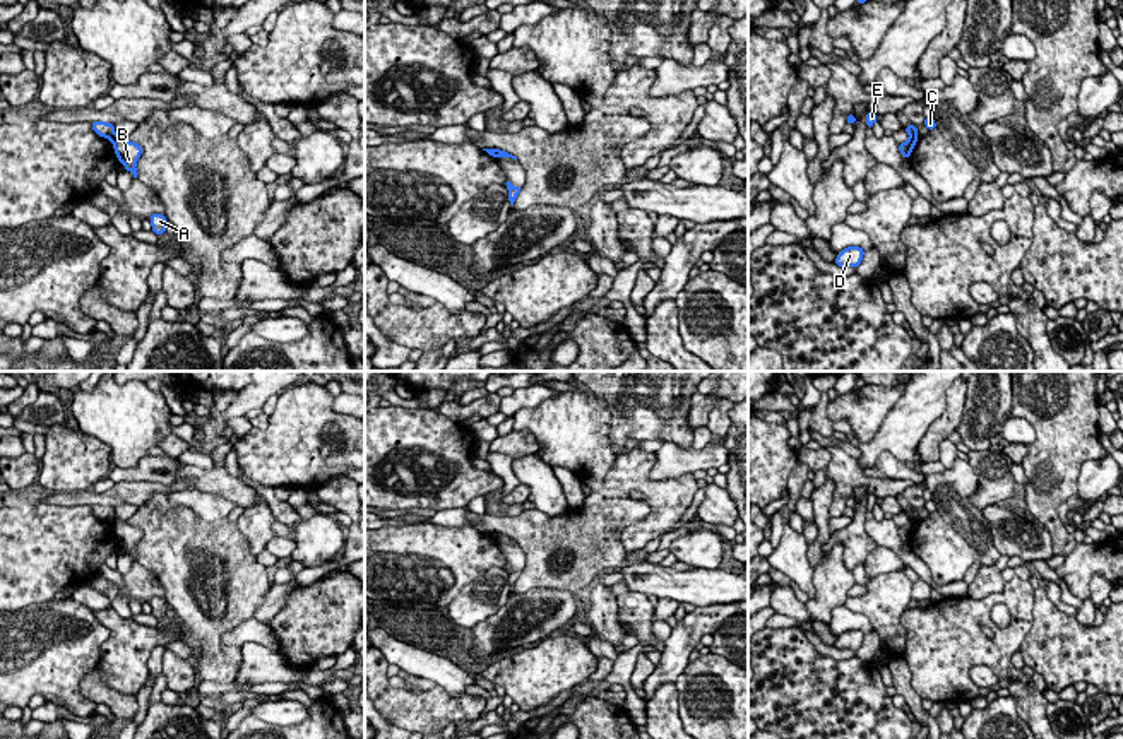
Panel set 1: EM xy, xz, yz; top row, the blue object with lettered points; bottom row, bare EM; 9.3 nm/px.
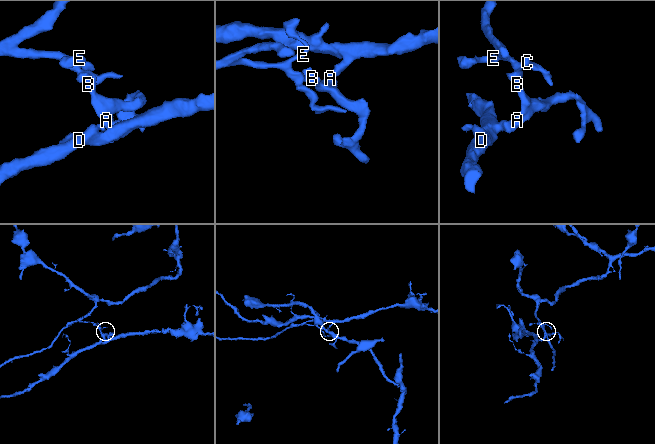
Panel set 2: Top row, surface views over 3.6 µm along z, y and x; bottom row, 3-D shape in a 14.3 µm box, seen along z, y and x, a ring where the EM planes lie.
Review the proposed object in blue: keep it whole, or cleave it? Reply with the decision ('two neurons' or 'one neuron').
two neurons

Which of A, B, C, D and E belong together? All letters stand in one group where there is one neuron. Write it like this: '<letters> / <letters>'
A B D / C E

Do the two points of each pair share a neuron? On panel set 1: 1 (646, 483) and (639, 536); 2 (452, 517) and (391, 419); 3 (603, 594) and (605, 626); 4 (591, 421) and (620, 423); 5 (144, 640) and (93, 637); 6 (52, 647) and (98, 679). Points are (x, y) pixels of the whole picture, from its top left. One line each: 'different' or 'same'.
1: same
2: different
3: same
4: different
5: different
6: different

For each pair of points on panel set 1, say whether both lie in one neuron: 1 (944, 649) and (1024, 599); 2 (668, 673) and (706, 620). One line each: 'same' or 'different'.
1: same
2: same

